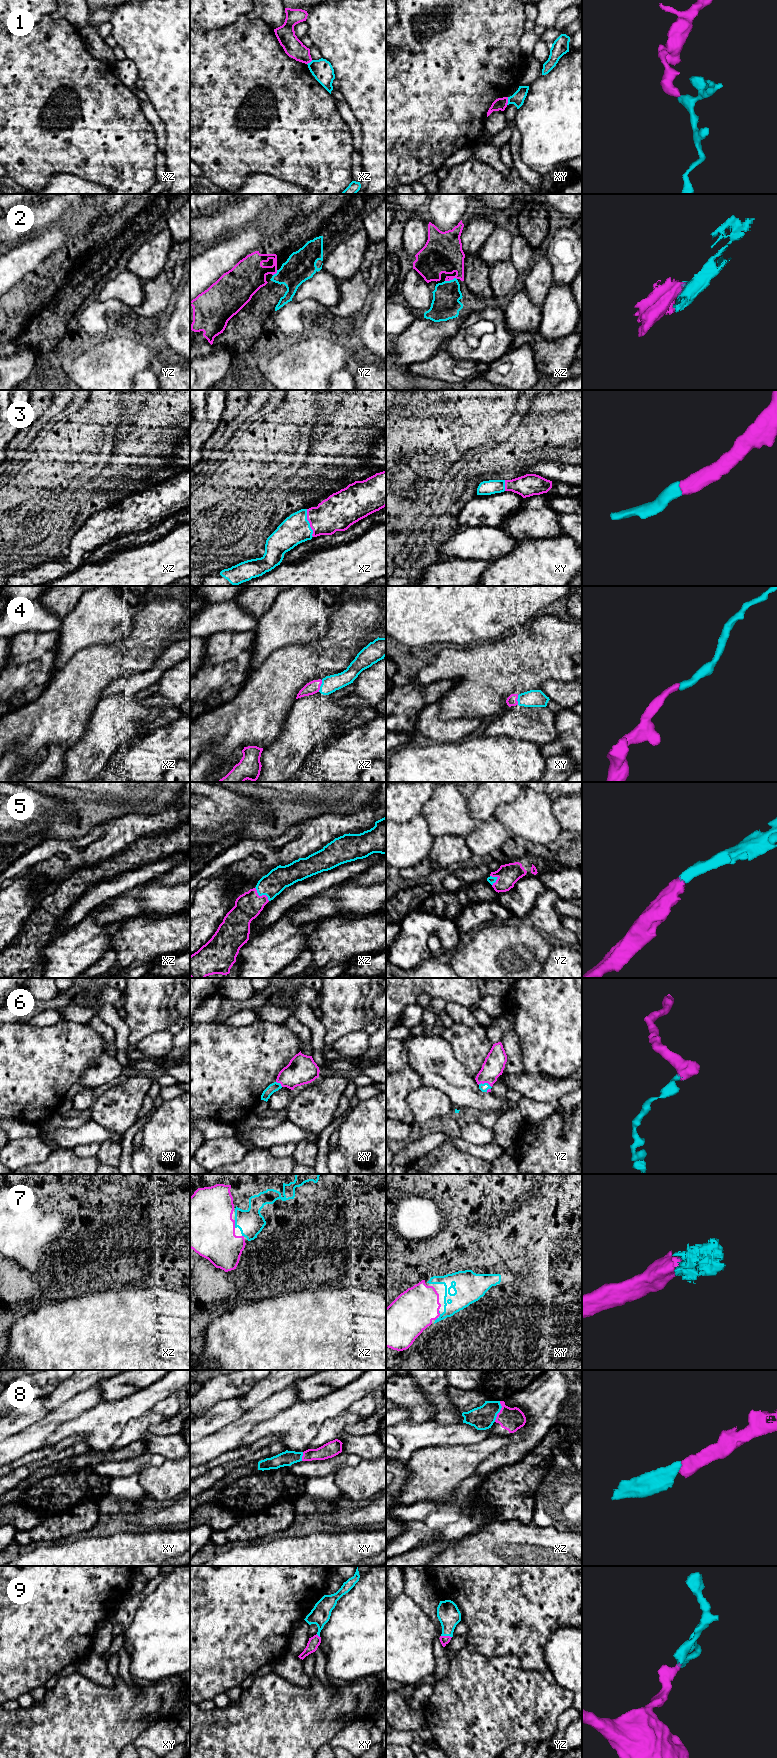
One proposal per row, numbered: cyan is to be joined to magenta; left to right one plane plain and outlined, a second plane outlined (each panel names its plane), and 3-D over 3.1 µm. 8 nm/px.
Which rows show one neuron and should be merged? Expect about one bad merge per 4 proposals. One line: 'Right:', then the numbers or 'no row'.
Right: 2, 3, 4, 5, 6, 7, 8, 9

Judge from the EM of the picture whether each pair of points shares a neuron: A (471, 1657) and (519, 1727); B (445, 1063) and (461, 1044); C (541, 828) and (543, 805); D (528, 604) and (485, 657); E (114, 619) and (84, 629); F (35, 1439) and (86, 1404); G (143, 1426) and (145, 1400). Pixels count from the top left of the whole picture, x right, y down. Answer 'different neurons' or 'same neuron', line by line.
A: same neuron
B: different neurons
C: same neuron
D: different neurons
E: same neuron
F: same neuron
G: different neurons

